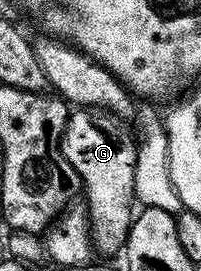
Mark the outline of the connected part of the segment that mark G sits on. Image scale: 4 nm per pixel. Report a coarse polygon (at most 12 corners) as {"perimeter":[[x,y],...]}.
{"perimeter":[[71,109],[64,160],[95,251],[117,255],[136,206],[136,138],[108,110]]}

